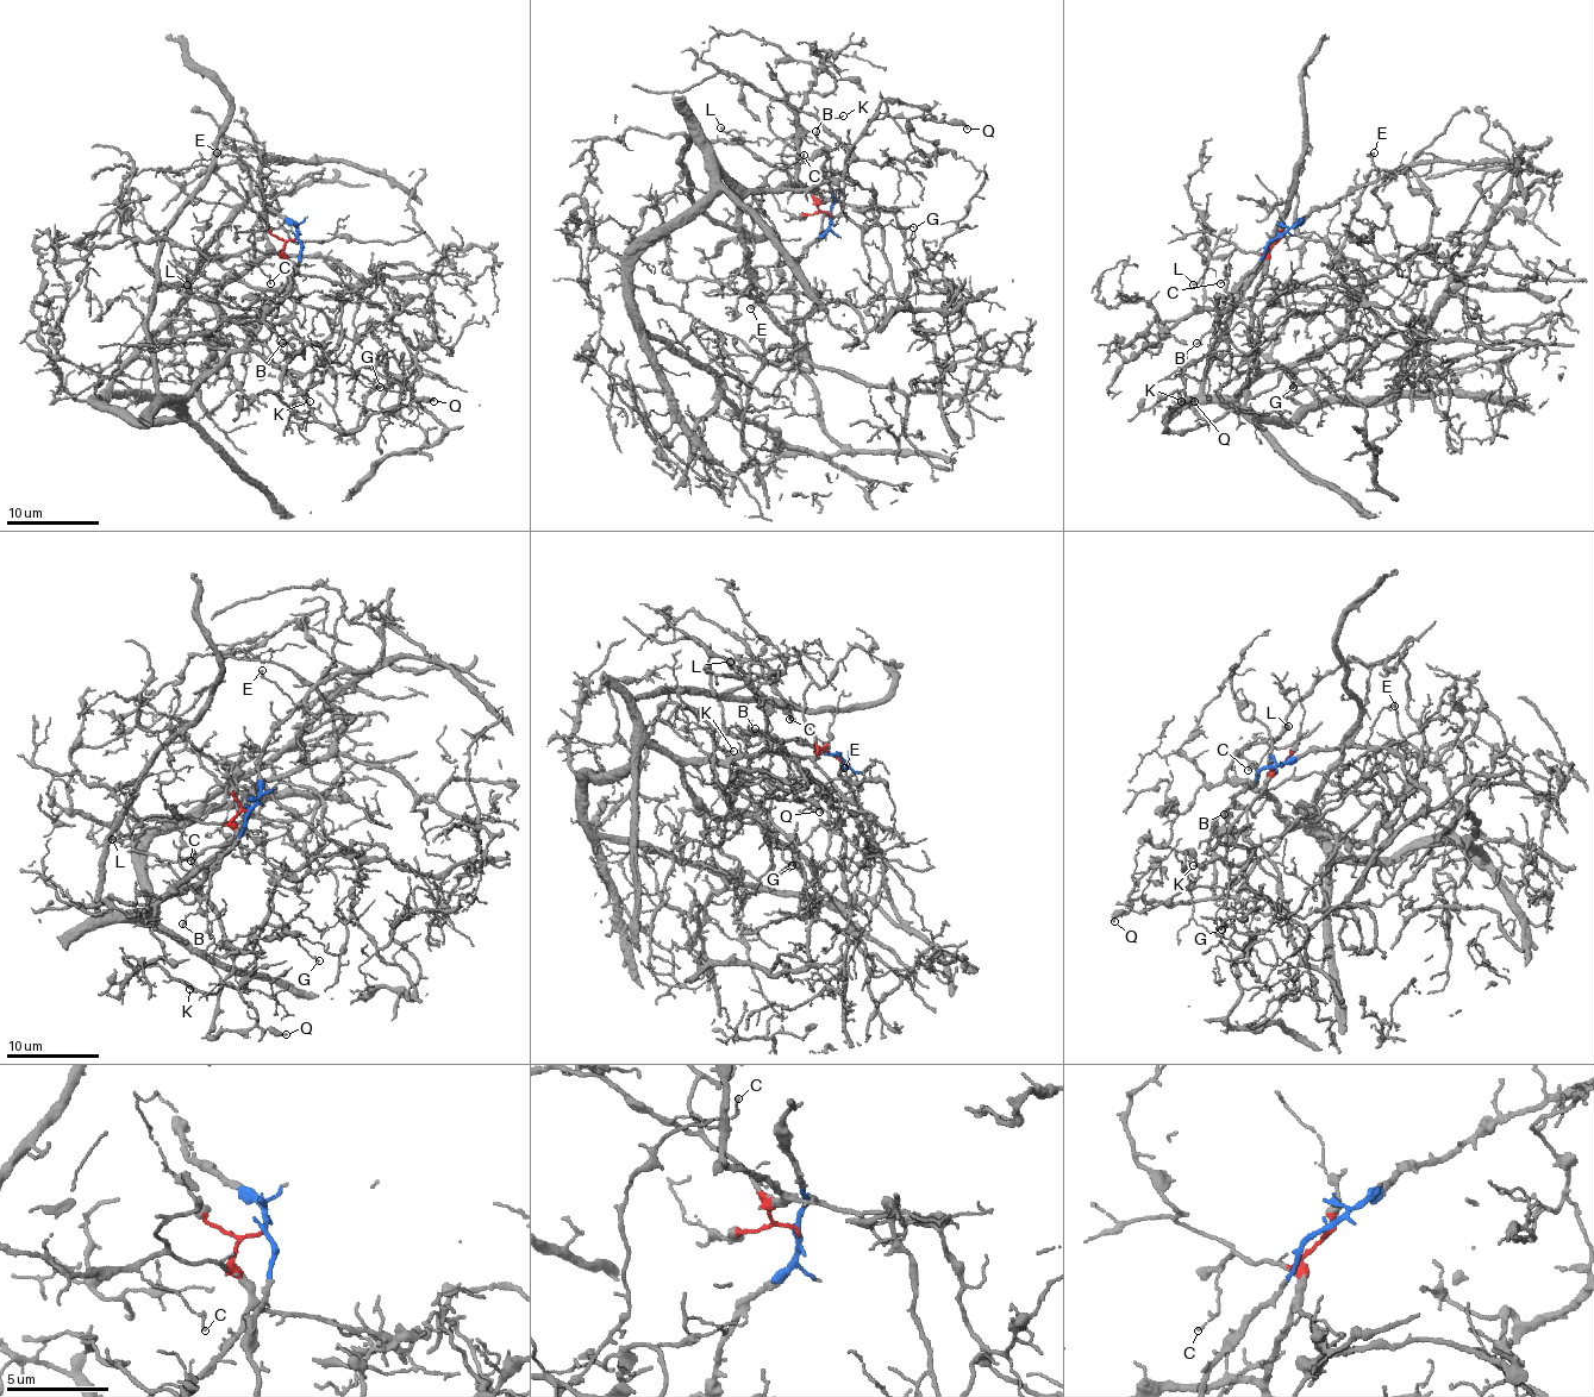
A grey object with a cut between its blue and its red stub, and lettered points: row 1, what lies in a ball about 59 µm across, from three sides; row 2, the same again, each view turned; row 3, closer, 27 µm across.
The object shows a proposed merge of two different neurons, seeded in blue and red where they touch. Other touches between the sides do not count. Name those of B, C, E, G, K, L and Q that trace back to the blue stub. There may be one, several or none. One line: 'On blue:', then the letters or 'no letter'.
On blue: B, E

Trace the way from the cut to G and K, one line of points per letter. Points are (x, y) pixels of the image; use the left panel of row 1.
G: (298, 237), (283, 246), (291, 274), (266, 307), (251, 348), (305, 396), (311, 376), (323, 371), (380, 387)
K: (298, 237), (283, 246), (291, 274), (251, 348), (288, 376), (308, 421), (288, 406), (308, 401)

